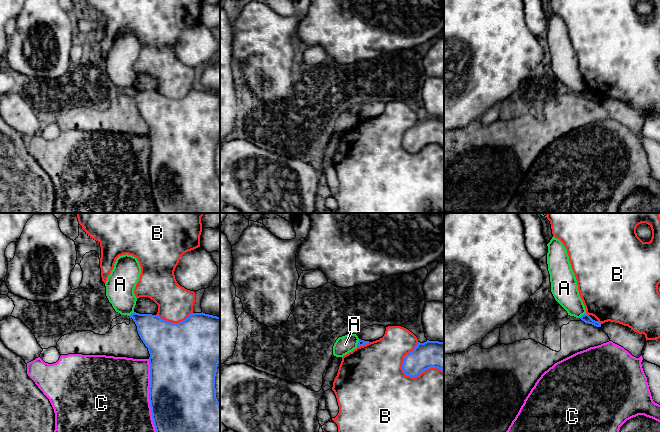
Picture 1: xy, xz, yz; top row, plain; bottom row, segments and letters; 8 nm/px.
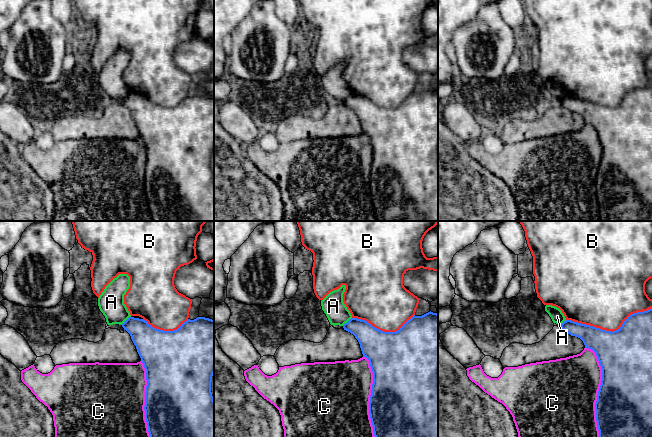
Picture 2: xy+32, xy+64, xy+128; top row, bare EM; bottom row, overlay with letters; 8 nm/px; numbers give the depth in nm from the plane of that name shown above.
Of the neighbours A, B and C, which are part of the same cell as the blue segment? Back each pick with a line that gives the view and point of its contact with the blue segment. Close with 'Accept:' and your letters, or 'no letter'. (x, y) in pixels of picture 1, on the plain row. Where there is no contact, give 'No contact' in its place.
Accept: no letter

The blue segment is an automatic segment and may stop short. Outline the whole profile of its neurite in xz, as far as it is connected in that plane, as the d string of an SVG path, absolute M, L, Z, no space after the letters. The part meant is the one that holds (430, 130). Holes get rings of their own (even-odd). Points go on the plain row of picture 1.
M418 118L414 126L404 133L402 145L407 152L417 153L429 144L444 147L444 118Z

